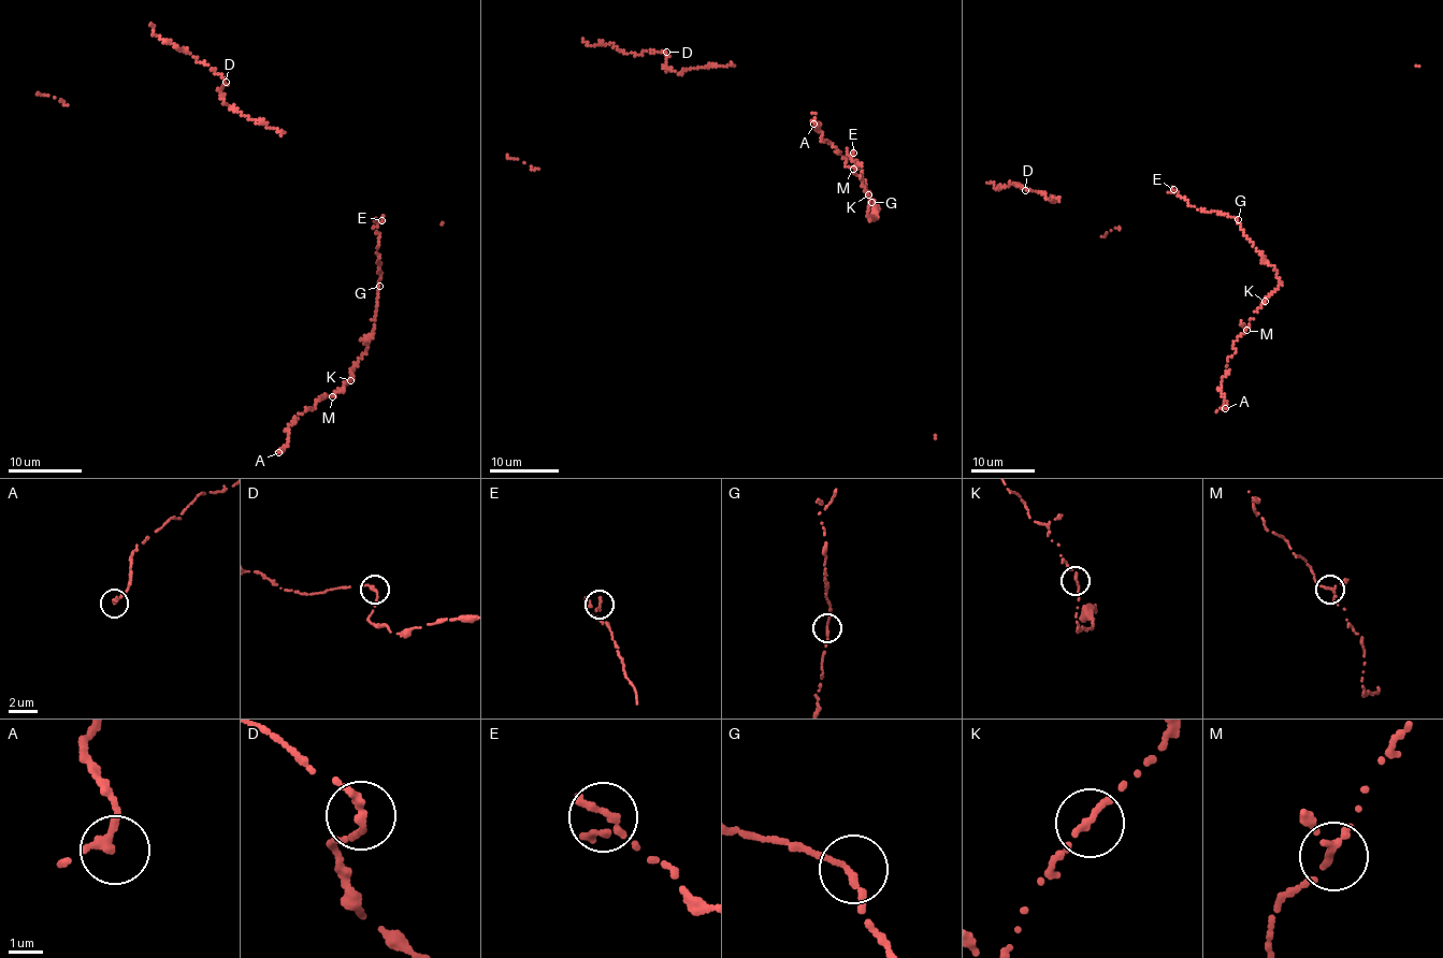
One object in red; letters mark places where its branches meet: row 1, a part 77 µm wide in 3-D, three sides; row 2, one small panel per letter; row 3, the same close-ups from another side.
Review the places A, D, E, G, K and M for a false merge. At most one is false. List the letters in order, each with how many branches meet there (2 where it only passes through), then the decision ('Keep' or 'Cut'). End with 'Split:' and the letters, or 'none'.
A: Branches: 2. Keep
D: Branches: 2. Keep
E: Branches: 2. Keep
G: Branches: 2. Keep
K: Branches: 2. Keep
M: Branches: 2. Keep
Split: none

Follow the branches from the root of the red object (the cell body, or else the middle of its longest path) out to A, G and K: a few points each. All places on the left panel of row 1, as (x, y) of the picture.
A: (375, 220), (381, 277), (365, 352), (351, 372), (352, 380), (291, 423), (278, 452)
G: (375, 220), (378, 223), (374, 227), (378, 236), (379, 286)
K: (375, 220), (378, 223), (374, 227), (381, 277), (376, 318), (350, 380)

